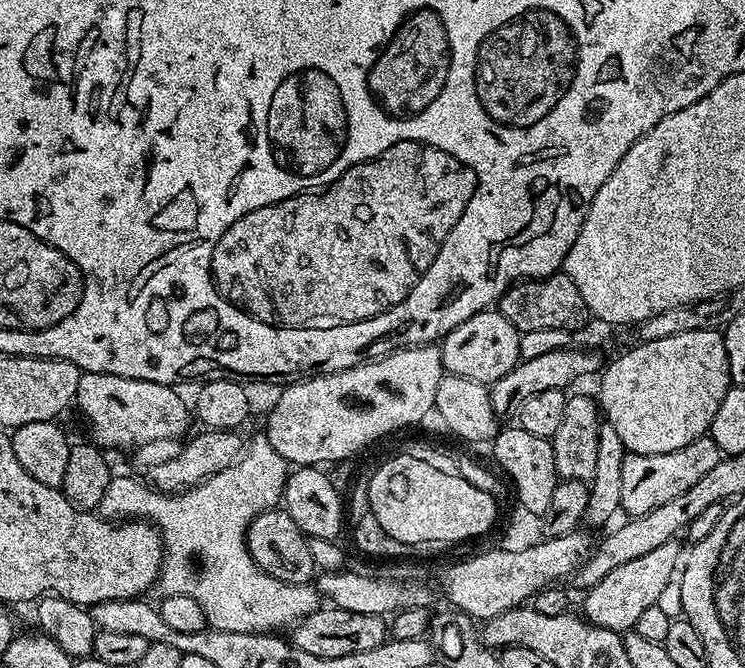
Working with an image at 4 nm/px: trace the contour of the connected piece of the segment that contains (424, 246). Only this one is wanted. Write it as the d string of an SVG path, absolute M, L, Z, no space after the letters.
M403 140L382 150L382 154L378 154L366 162L350 166L334 183L319 190L299 192L296 196L286 198L282 202L255 208L250 210L250 214L242 214L238 218L238 222L230 225L222 234L222 238L216 240L214 254L210 257L210 279L220 291L220 295L225 296L235 308L250 314L258 322L266 322L275 328L326 330L327 328L337 328L343 324L353 324L359 320L369 320L378 314L389 312L395 304L402 303L410 294L410 290L414 290L416 283L422 278L422 274L426 274L426 270L430 270L442 242L450 234L450 230L454 230L458 218L462 218L470 198L476 192L477 183L472 169L467 168L462 162L458 162L458 158L446 154L446 150L429 148L427 144L409 143L409 141Z

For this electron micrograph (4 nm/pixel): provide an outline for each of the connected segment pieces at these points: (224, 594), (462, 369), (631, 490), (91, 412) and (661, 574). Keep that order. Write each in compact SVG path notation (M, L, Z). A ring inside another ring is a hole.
M267 435L256 436L247 445L240 459L234 461L226 470L206 478L201 484L186 488L179 494L159 492L151 483L145 482L139 475L113 475L106 494L102 494L99 515L105 518L143 518L156 525L164 539L164 564L160 568L158 588L164 596L186 594L202 606L208 619L208 627L235 632L271 632L279 633L280 628L291 629L302 618L321 607L322 597L312 584L287 584L270 578L250 558L248 549L248 527L254 518L263 512L269 512L281 503L284 483L288 481L290 465L287 460L270 446ZM196 560L200 570L196 569Z
M498 310L474 314L444 335L439 345L444 371L449 376L474 378L474 382L490 386L498 382L498 378L510 374L510 370L514 370L514 366L520 363L520 340L522 333L513 324L506 322L506 318Z
M708 434L690 442L690 446L682 446L682 450L670 450L670 454L628 452L622 462L622 502L620 507L625 513L628 511L629 517L650 514L650 510L663 506L665 502L670 502L670 498L678 498L678 494L686 494L686 490L690 490L690 486L694 486L694 482L700 481L708 471L714 470L714 466L718 466L721 459L722 453L718 442L714 442L711 435Z
M86 372L78 382L74 404L77 409L80 407L81 414L88 419L88 428L93 436L91 439L101 449L132 450L156 440L175 440L189 431L190 408L184 405L183 398L176 391L171 384Z
M676 540L658 546L658 550L650 550L650 554L642 554L642 558L634 558L634 562L618 566L611 570L597 585L587 589L584 595L583 615L591 624L602 626L606 630L614 630L621 634L635 629L638 618L649 606L659 602L659 594L666 584L673 580L674 571L681 559L679 543Z

